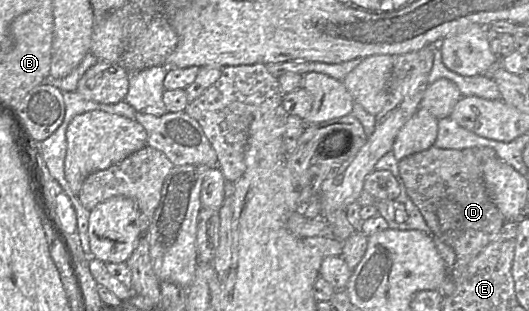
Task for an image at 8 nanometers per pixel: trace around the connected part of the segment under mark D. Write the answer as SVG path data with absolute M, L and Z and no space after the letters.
M433 145L398 161L399 173L409 198L420 210L433 235L452 247L456 254L455 264L450 270L450 278L455 284L462 282L462 275L468 265L498 236L506 223L504 216L491 200L483 179L484 163L492 157L496 157L496 152L488 147L441 149Z

